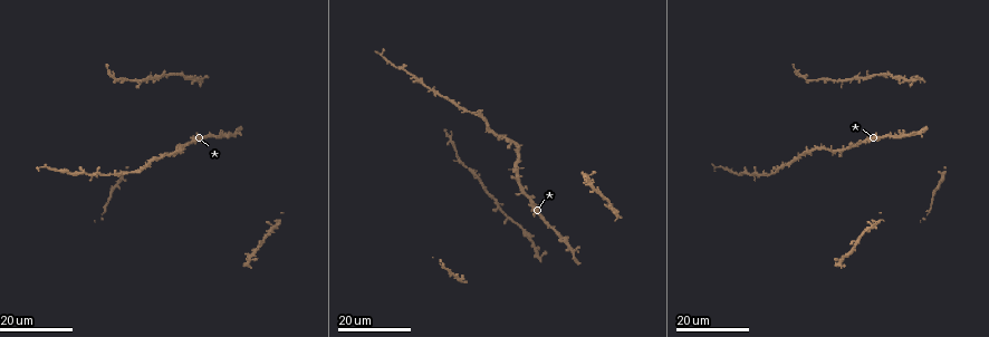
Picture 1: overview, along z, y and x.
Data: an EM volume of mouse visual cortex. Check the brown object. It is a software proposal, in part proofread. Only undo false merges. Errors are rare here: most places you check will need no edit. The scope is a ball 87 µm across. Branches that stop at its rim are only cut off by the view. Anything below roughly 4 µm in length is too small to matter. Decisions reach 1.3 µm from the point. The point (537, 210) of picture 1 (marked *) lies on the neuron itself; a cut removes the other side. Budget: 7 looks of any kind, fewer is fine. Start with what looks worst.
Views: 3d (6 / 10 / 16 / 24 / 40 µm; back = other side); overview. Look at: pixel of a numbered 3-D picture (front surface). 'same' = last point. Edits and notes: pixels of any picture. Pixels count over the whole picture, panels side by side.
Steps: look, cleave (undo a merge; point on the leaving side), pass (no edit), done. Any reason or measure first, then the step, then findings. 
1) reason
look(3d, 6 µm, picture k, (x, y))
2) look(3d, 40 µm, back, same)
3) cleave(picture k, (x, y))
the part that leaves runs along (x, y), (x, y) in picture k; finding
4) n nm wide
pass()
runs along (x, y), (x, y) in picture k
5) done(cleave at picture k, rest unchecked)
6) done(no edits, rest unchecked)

four arms meet
look(3d, 24 µm, picture 1, (234, 134))

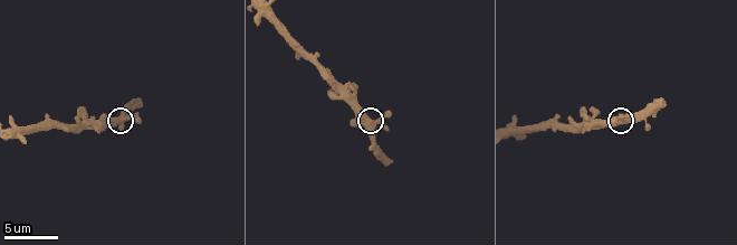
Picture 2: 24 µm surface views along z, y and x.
look(3d, 6 µm, picture 2, (373, 125))

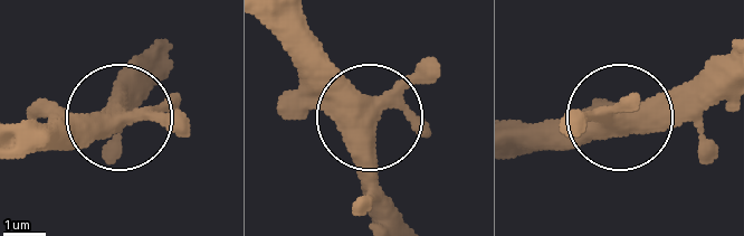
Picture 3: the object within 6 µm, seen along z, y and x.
4 arms
pass()
all the same neuron

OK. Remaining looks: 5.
four-way junction
look(3d, 16 µm, picture 2, (88, 120))

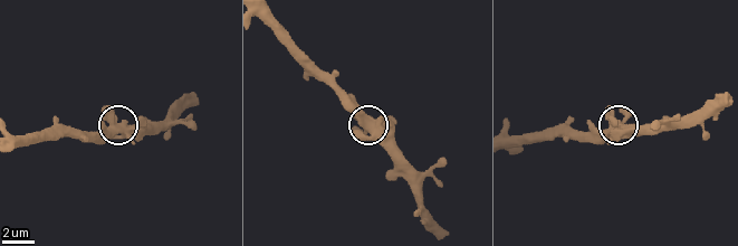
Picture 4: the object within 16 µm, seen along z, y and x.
other side
look(3d, 16 µm, back, picture 4, (367, 129))

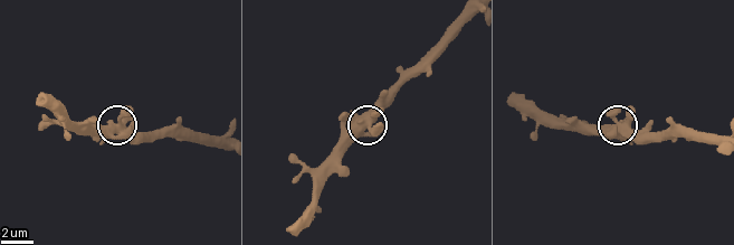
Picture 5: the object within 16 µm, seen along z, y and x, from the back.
500 nm wide
pass()
runs along (469, 19), (335, 153) in picture 5; all the same neuron

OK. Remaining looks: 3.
three-way junction
look(3d, 16 µm, picture 1, (521, 193))

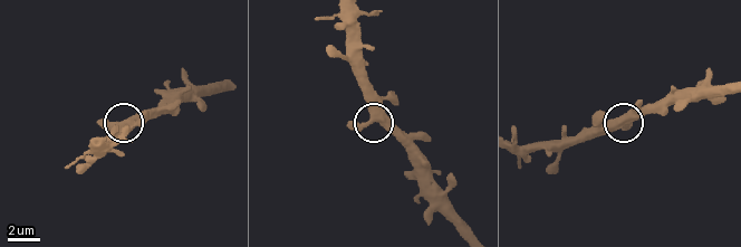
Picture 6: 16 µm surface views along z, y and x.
zoom in
look(3d, 10 µm, picture 6, (372, 116))

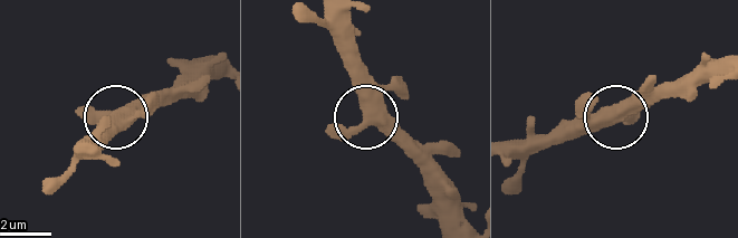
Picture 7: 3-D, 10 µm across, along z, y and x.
side arm 38 µm
pass()
continuous, no second neuron

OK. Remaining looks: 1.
done(no edits, rest unchecked)

